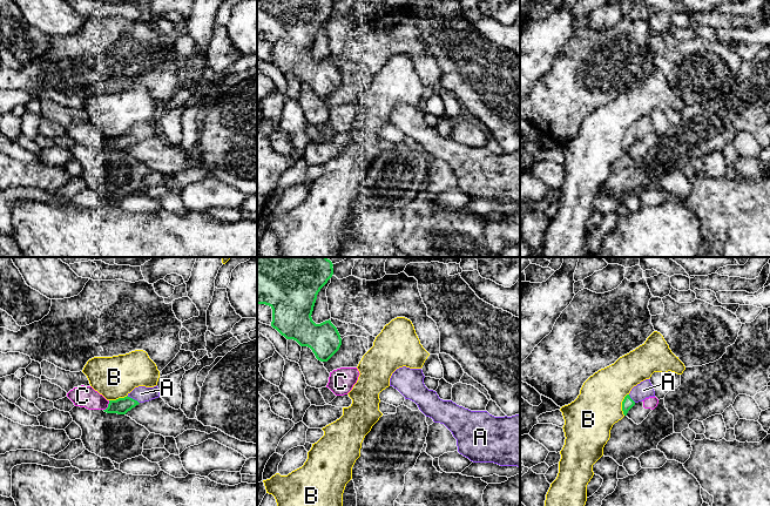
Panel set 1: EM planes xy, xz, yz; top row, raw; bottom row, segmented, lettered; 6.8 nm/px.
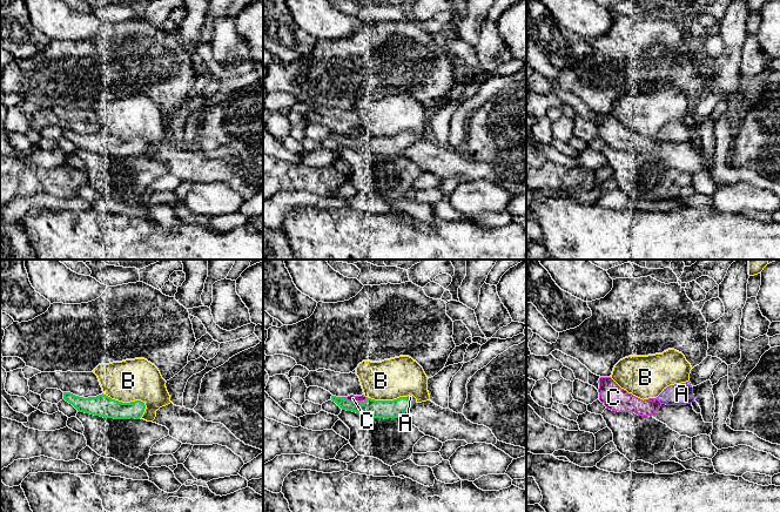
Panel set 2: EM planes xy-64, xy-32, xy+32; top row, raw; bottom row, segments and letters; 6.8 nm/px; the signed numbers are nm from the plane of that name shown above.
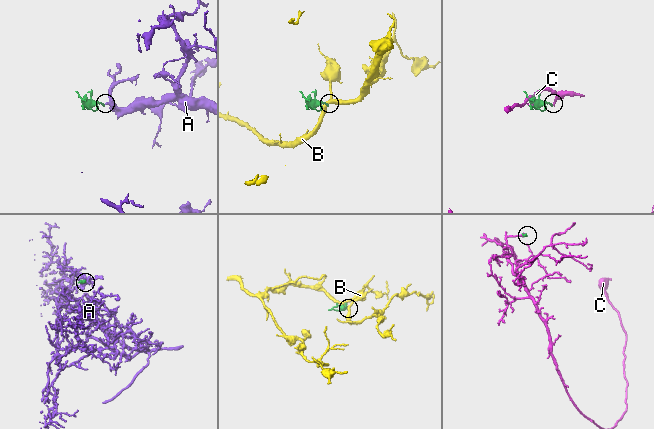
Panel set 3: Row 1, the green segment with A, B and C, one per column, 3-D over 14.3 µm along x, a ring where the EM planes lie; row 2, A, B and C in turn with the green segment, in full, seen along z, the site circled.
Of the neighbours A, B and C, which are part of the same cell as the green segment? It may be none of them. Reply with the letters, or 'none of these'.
A

